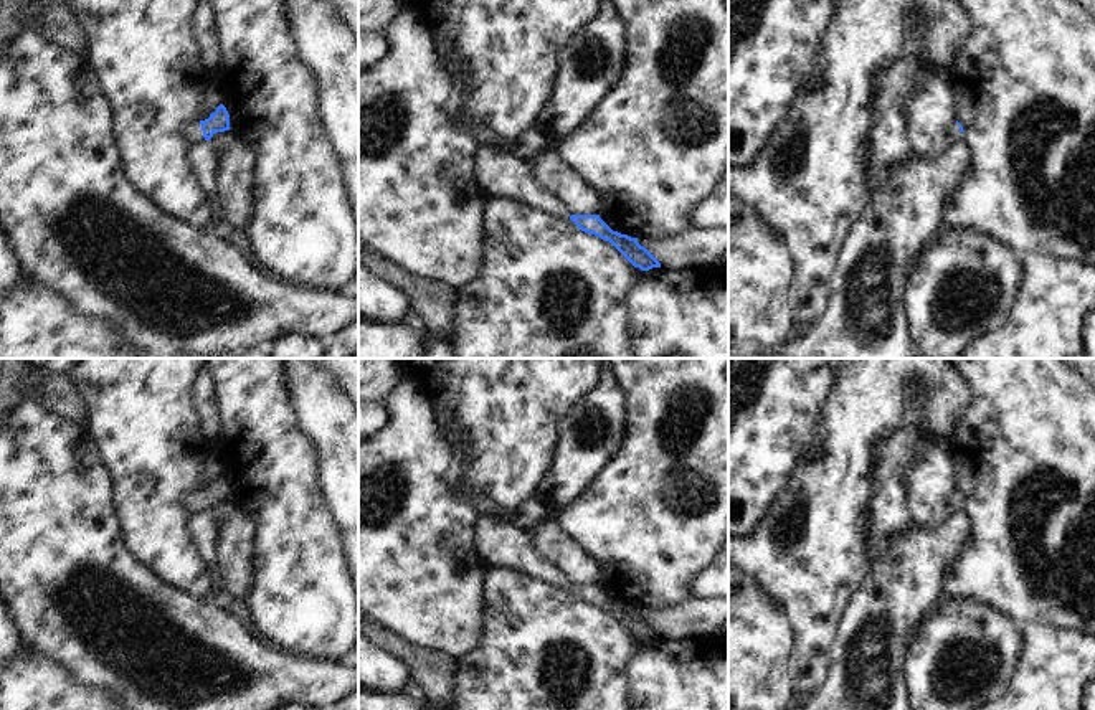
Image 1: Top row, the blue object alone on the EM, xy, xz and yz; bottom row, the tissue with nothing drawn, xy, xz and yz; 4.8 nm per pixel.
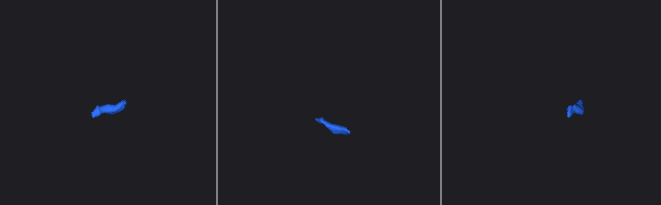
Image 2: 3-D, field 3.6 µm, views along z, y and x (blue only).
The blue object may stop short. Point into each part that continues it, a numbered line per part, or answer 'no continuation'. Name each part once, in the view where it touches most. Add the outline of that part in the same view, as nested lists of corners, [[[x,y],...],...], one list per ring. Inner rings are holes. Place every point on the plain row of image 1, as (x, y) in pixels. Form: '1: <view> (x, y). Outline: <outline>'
1: xy (194, 504). Outline: [[[195,490],[185,495],[183,504],[185,504],[187,512],[192,515],[205,510],[200,490]]]

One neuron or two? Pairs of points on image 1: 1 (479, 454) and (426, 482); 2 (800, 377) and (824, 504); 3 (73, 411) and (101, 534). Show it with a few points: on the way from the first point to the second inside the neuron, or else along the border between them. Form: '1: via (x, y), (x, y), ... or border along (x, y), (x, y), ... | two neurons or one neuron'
1: border along (443, 430), (455, 463), (453, 491), (468, 504) | two neurons
2: border along (820, 420), (821, 453), (793, 469), (790, 486) | two neurons
3: border along (42, 405), (85, 428) | two neurons

